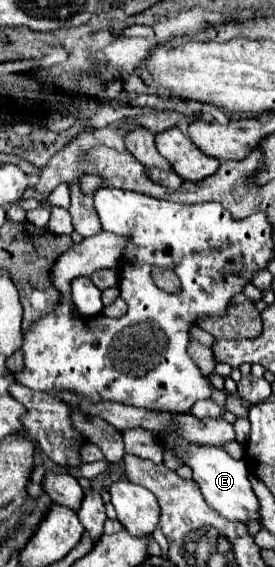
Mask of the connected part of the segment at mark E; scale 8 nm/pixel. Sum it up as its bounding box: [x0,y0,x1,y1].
[155,427,259,523]

